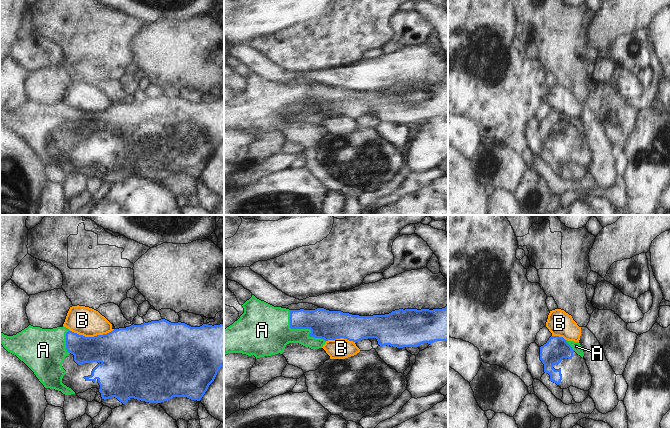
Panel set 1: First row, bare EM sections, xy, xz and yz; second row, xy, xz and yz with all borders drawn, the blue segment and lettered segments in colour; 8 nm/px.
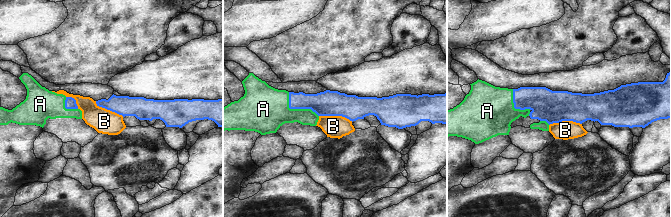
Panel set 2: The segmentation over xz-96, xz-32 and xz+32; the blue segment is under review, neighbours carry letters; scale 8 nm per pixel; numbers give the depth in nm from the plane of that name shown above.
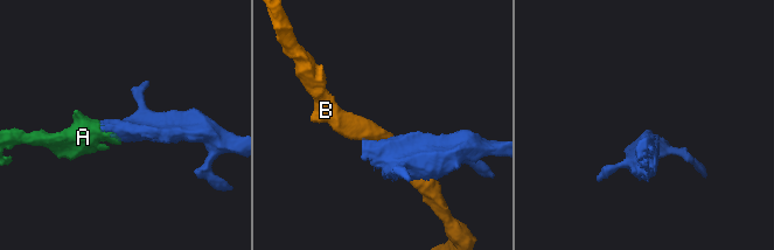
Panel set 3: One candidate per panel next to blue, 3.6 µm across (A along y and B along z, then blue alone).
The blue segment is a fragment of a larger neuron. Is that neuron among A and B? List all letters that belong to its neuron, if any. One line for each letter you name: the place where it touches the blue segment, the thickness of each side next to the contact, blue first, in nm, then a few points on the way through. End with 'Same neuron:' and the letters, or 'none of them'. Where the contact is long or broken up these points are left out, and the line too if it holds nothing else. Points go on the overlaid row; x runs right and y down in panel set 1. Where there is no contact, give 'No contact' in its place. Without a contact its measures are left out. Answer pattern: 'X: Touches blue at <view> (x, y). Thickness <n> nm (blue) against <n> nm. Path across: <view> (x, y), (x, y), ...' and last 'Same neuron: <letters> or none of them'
A: Touches blue at xz (302, 328). Thickness 240 nm (blue) against 320 nm. Path across: xz (329, 325), (302, 328), (279, 328), (271, 331)
Same neuron: A

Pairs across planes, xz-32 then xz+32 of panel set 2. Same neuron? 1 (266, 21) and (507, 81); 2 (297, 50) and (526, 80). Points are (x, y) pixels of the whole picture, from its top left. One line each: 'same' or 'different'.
1: different
2: different

